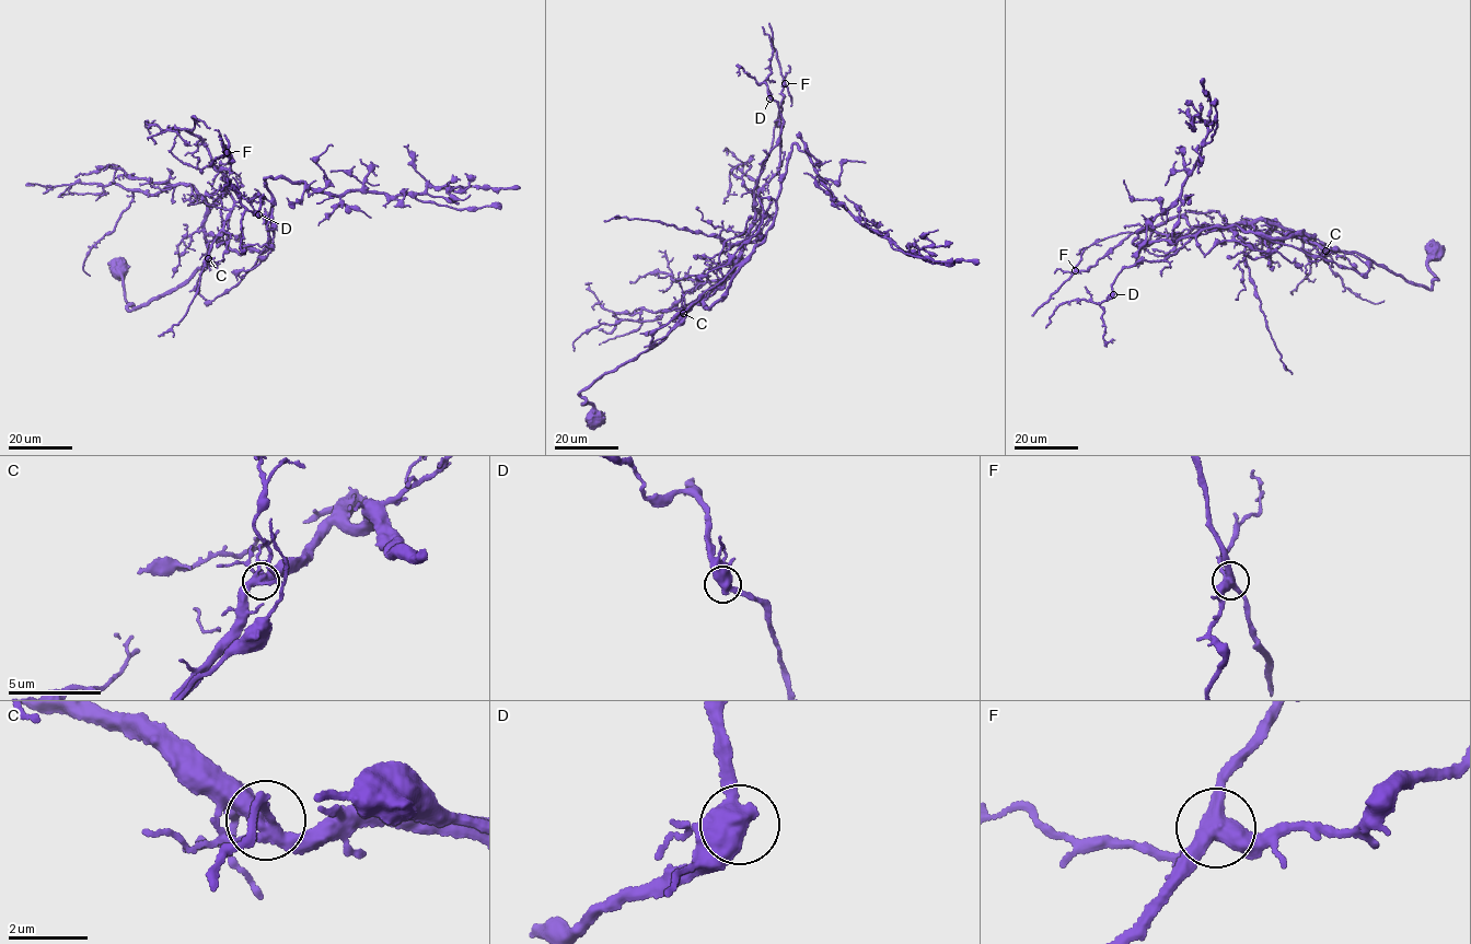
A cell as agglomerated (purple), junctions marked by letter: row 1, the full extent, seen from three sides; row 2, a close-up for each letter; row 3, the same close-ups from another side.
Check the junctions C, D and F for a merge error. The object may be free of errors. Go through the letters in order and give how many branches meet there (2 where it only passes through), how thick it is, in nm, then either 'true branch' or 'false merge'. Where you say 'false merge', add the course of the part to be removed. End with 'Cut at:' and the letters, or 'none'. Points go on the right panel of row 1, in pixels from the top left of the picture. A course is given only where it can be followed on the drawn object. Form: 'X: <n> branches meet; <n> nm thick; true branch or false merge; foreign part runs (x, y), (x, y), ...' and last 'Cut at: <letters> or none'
C: 4 branches meet; 360 nm thick; true branch
D: 4 branches meet; 460 nm thick; true branch
F: 4 branches meet; 440 nm thick; false merge; foreign part runs (1075, 270), (1031, 315)
Cut at: F

